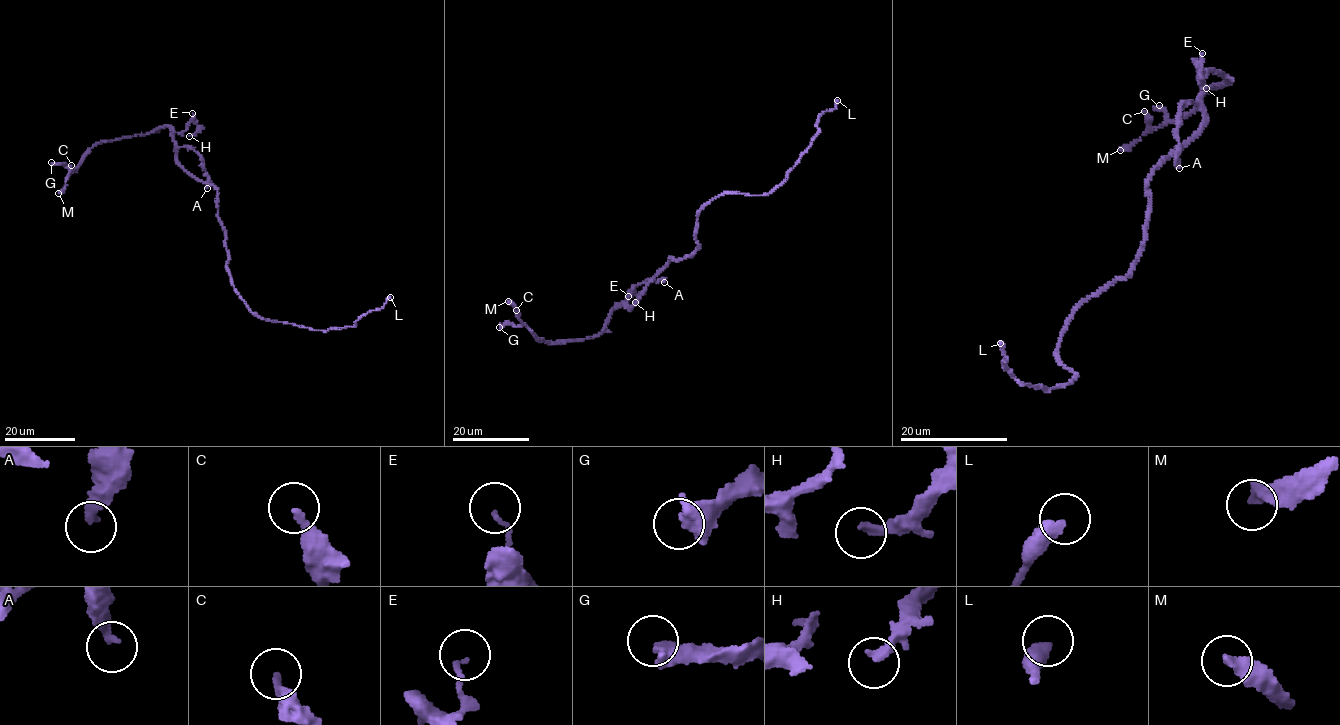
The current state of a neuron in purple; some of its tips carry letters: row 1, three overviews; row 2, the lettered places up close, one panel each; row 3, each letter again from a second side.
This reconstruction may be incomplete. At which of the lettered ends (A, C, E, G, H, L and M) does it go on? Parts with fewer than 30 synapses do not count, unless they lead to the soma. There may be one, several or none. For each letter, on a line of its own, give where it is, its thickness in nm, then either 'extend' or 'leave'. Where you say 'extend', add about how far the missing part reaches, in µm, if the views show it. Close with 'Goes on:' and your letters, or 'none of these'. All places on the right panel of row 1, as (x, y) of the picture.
A: (1179, 168) | 280 nm | leave
C: (1144, 111) | 220 nm | leave
E: (1202, 53) | 120 nm | leave
G: (1159, 105) | 650 nm | leave
H: (1206, 88) | 280 nm | leave
L: (1000, 343) | 440 nm | leave
M: (1120, 150) | 400 nm | leave
Goes on: none of these

